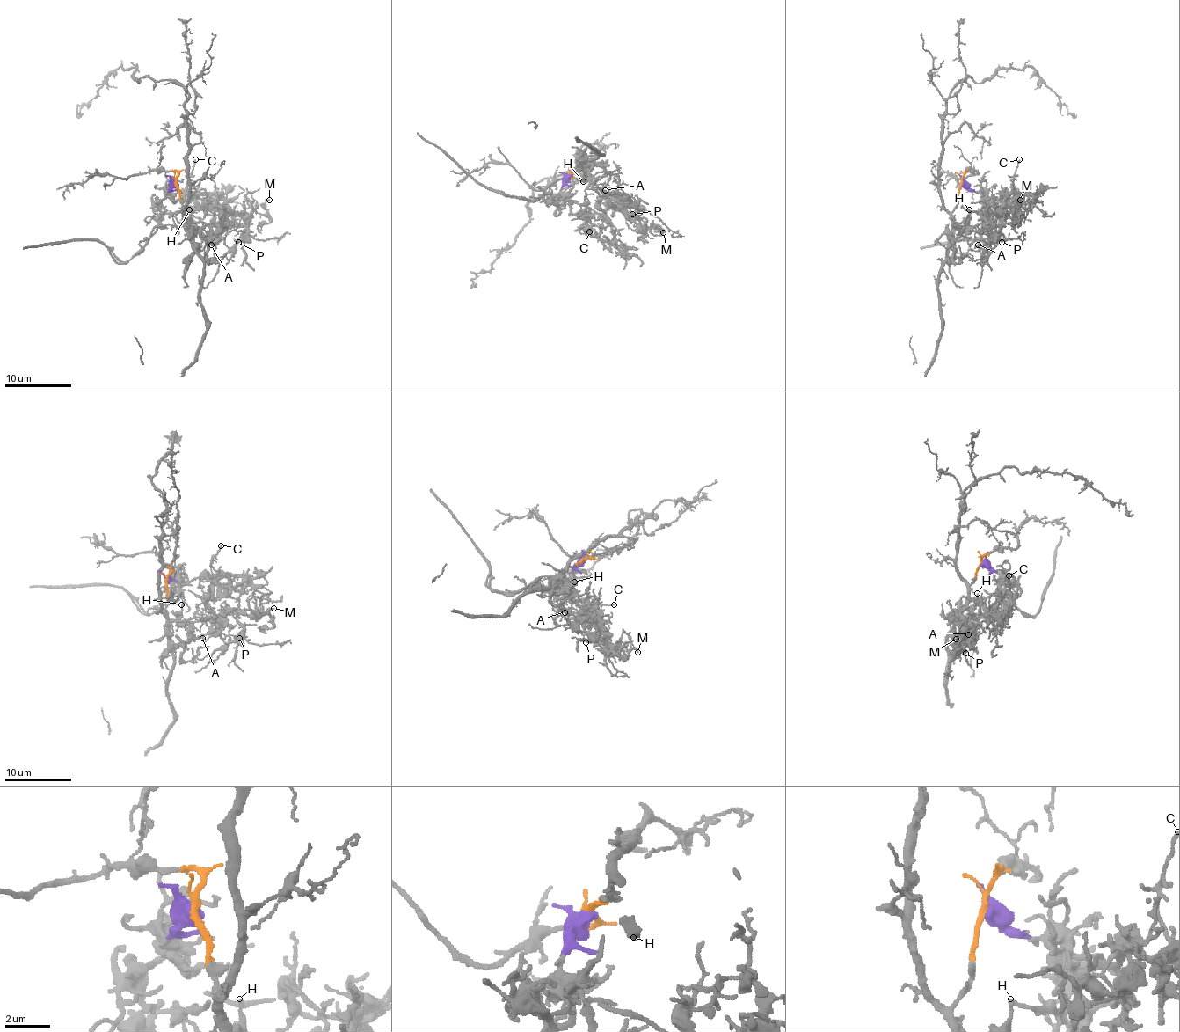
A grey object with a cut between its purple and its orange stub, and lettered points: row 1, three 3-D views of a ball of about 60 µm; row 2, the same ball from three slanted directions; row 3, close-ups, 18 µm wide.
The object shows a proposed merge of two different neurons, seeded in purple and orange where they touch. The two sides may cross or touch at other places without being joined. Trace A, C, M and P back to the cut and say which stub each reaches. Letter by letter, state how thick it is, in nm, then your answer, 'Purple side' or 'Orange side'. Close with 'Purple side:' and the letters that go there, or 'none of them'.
A: Thickness 110 nm. Purple side
C: Thickness 150 nm. Purple side
M: Thickness 170 nm. Purple side
P: Thickness 130 nm. Purple side
Purple side: A, C, M, P

